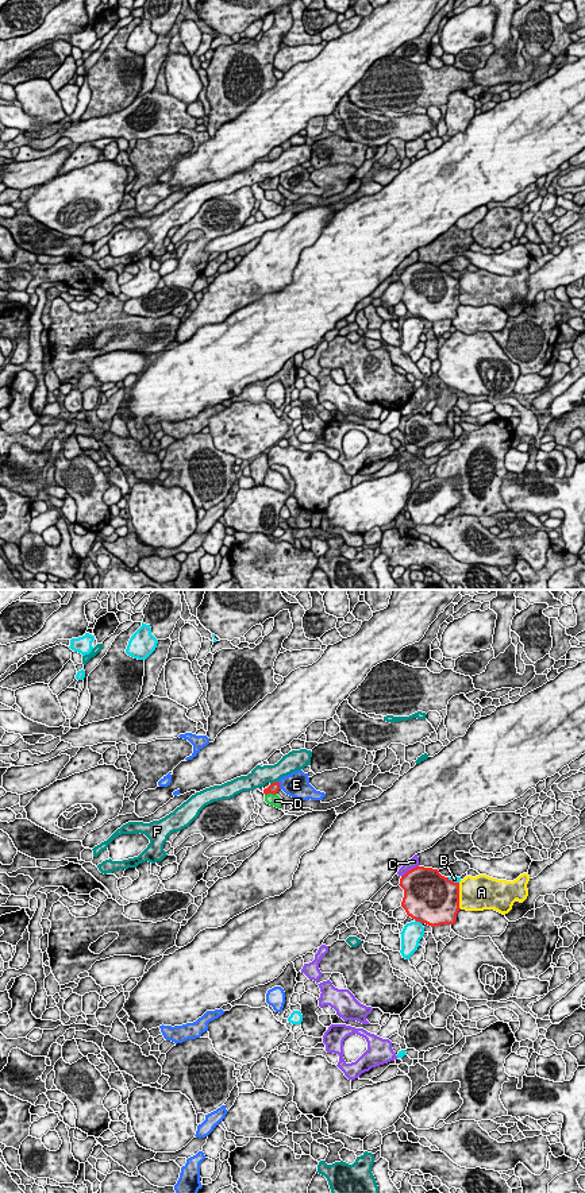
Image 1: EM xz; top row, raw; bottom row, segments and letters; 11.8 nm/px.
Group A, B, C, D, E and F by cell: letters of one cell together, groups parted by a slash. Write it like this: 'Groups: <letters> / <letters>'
Groups: A / B / C / D / E / F

